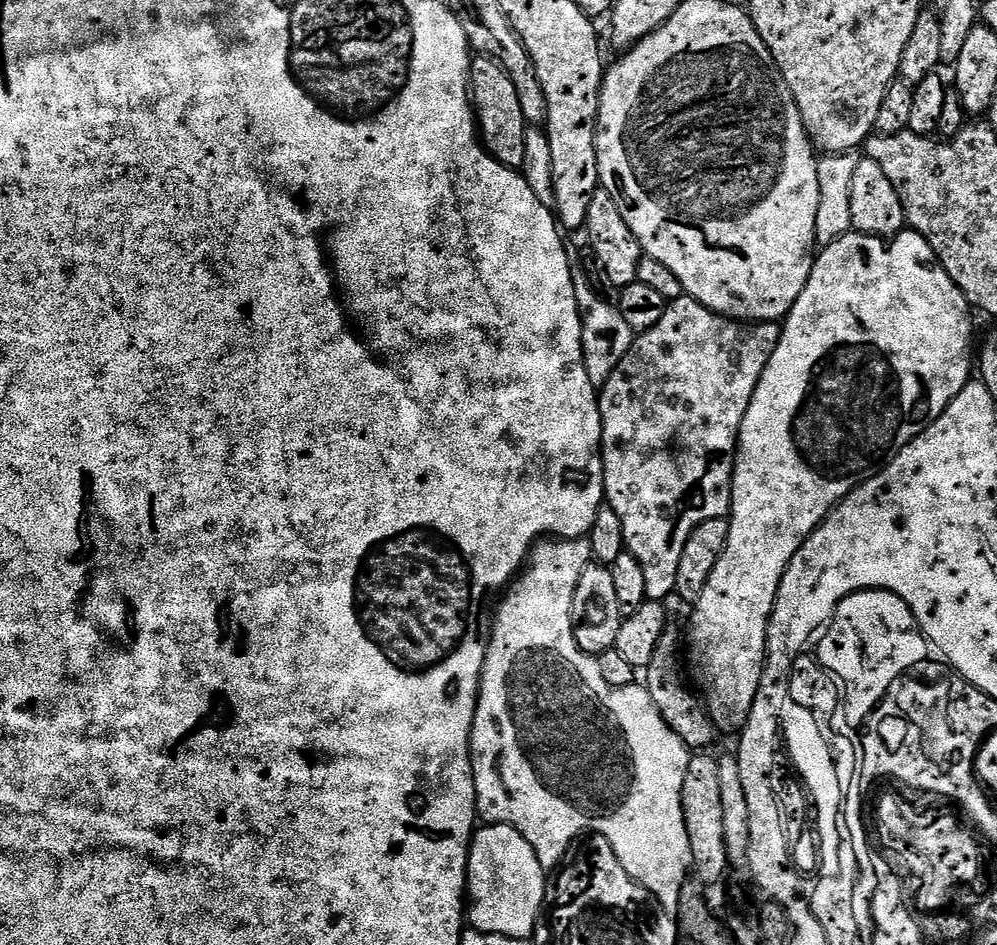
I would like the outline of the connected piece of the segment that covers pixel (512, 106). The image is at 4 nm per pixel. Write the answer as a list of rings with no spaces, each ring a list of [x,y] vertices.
[[[476,54],[472,57],[468,86],[484,147],[494,159],[508,168],[523,169],[526,162],[526,130],[530,125],[522,114],[522,105],[518,103],[518,90],[514,90],[514,82],[510,82],[510,74],[502,70],[497,60]]]

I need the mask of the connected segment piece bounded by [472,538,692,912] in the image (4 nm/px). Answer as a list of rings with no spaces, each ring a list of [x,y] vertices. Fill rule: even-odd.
[[[544,538],[533,547],[526,567],[515,577],[514,583],[507,589],[508,597],[500,604],[496,612],[496,625],[492,628],[492,641],[489,639],[484,653],[484,672],[480,676],[480,697],[476,703],[476,717],[472,723],[472,773],[476,787],[476,811],[484,824],[509,824],[514,826],[534,846],[534,854],[538,854],[538,862],[546,870],[560,867],[570,849],[585,834],[595,834],[606,838],[618,854],[618,862],[648,892],[649,897],[661,909],[672,912],[680,904],[680,891],[684,888],[684,879],[690,876],[692,855],[690,842],[686,834],[686,822],[682,810],[682,782],[686,778],[686,766],[690,759],[690,749],[666,726],[653,704],[647,687],[639,683],[625,688],[606,686],[606,678],[602,678],[602,670],[598,670],[595,656],[586,654],[578,646],[572,633],[572,603],[574,590],[578,590],[578,578],[582,578],[582,570],[593,563],[592,547],[587,538],[582,540],[562,540]]]

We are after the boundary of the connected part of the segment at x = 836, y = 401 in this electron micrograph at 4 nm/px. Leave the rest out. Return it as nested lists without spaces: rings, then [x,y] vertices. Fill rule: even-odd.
[[[853,230],[838,238],[838,242],[827,245],[815,257],[812,273],[798,302],[794,302],[794,306],[782,321],[780,341],[754,390],[754,398],[740,427],[736,467],[732,470],[732,510],[728,520],[728,541],[723,554],[718,558],[718,566],[714,566],[714,574],[710,574],[710,582],[706,582],[706,590],[702,590],[702,598],[698,598],[691,609],[692,625],[688,628],[688,636],[686,632],[686,660],[690,665],[691,675],[692,672],[696,675],[695,687],[702,693],[708,714],[721,733],[739,733],[748,721],[764,669],[768,619],[772,616],[782,574],[788,569],[788,563],[792,561],[794,554],[841,500],[846,499],[868,477],[875,476],[900,449],[906,447],[919,432],[924,431],[930,421],[937,420],[950,401],[969,384],[968,371],[971,368],[973,371],[974,368],[972,315],[974,312],[968,299],[964,297],[962,290],[958,290],[958,286],[954,286],[950,274],[946,274],[926,238],[911,230],[905,230],[889,240],[879,236],[865,236],[863,232]]]

